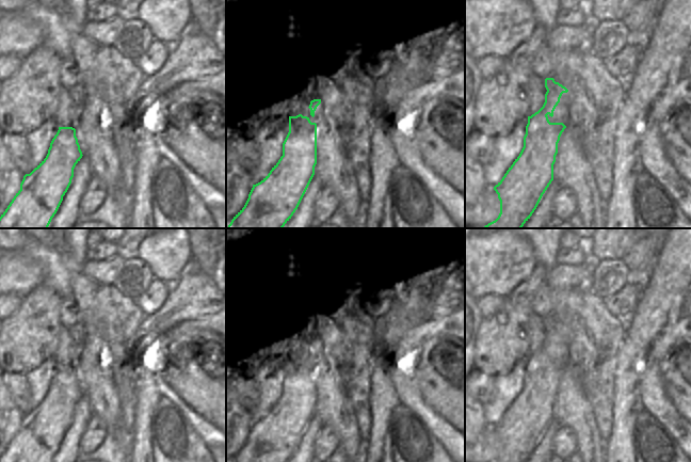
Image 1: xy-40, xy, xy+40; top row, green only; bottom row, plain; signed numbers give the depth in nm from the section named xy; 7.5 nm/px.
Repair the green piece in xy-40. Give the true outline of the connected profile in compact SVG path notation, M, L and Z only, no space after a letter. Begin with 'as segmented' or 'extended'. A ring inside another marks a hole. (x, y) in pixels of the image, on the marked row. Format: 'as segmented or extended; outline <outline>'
as segmented; outline M59 127L46 158L30 174L23 176L20 190L1 214L0 228L48 228L71 184L74 169L82 156L76 129Z

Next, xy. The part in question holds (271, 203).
as segmented; outline M299 114L289 116L289 132L283 143L283 156L270 173L253 185L244 207L227 228L283 228L298 209L317 164L317 124Z

